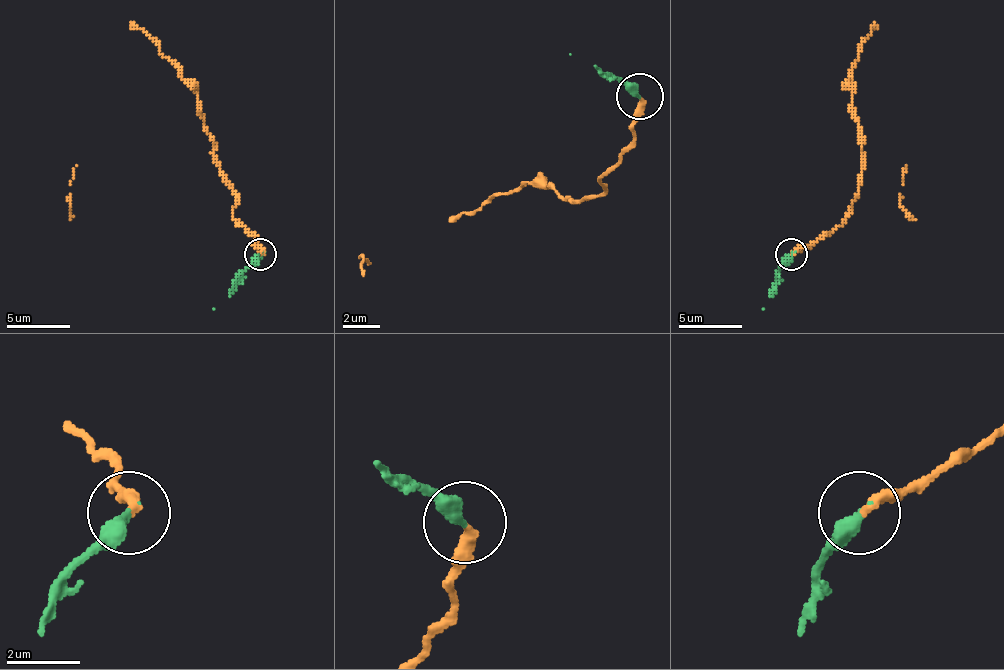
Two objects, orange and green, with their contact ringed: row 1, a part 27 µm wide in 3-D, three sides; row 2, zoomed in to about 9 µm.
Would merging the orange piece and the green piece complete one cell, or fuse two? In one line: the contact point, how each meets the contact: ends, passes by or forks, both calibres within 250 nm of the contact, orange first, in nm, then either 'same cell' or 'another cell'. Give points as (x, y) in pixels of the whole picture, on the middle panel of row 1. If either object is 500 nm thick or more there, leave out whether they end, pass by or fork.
at (640, 96); orange ends there; green ends there; 300 nm thick on the orange side, 420 nm on the other; another cell

